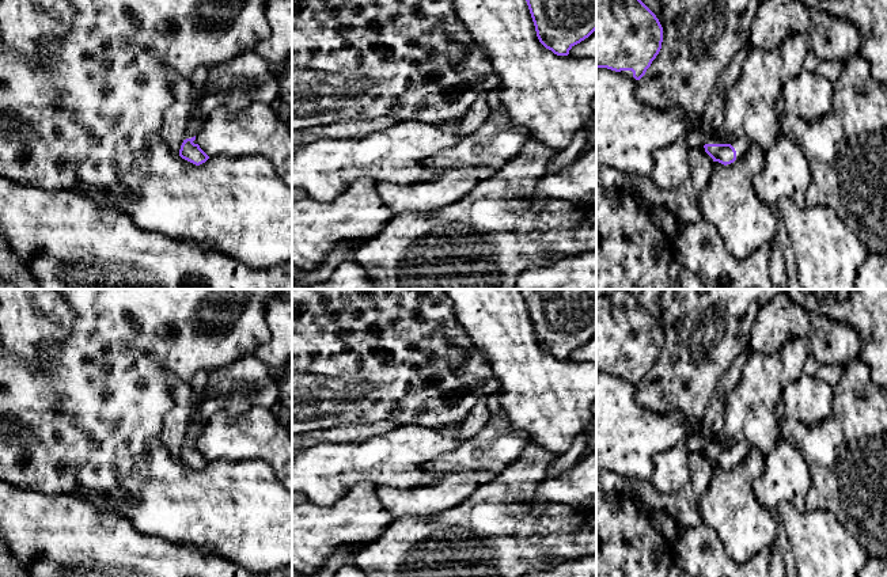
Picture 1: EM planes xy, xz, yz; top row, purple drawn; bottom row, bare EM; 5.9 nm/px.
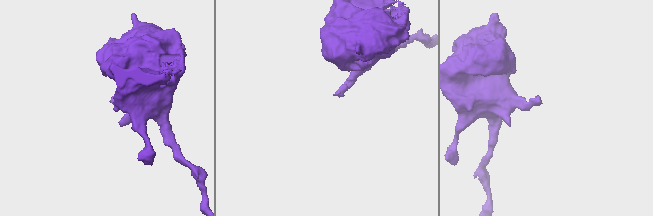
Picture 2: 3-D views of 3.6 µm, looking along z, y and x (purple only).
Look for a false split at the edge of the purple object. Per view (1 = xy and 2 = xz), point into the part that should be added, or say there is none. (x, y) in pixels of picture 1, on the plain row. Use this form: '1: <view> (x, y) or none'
1: xy (190, 436)
2: none

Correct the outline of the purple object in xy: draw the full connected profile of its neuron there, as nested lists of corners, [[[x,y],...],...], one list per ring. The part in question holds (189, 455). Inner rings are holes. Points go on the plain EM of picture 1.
[[[189,432],[186,434],[183,447],[179,453],[179,460],[196,470],[200,470],[209,463],[209,460],[200,452],[196,445],[196,433]]]

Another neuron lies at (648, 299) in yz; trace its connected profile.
[[[626,289],[640,304],[657,320],[659,318],[659,296],[662,289]]]

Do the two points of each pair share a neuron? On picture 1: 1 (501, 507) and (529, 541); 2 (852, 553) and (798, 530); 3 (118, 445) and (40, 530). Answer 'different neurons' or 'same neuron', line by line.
1: same neuron
2: same neuron
3: different neurons

